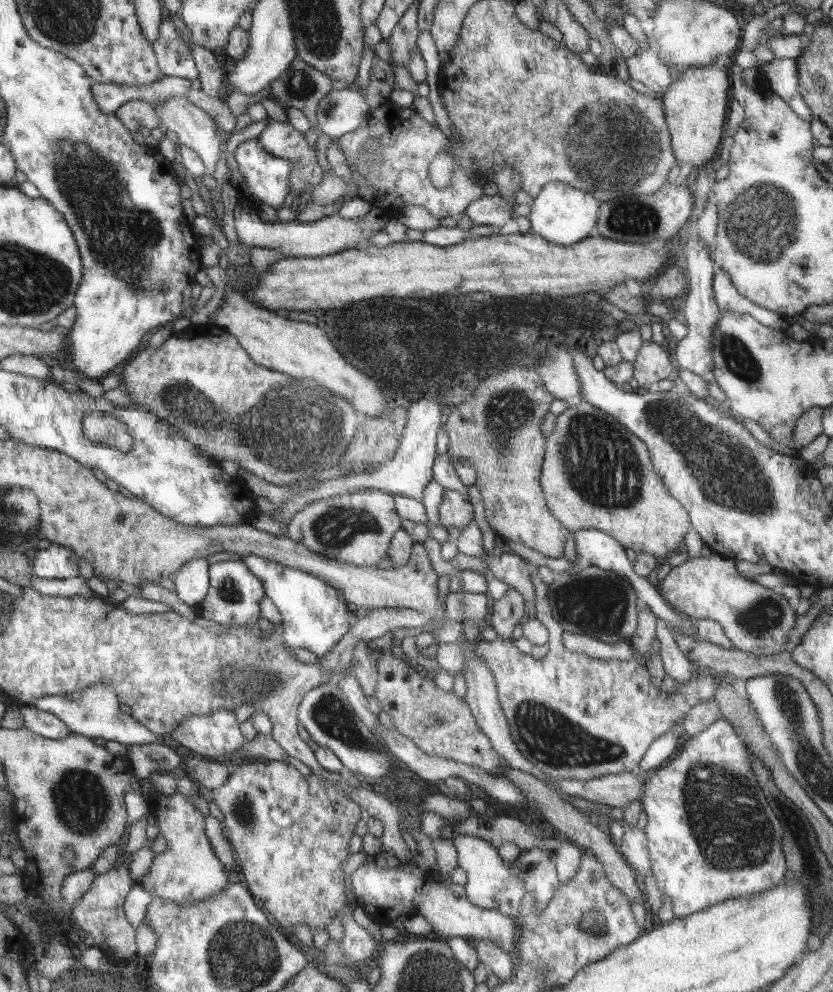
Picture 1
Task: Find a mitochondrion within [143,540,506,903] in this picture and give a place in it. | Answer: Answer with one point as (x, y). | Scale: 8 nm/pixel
(231, 678)

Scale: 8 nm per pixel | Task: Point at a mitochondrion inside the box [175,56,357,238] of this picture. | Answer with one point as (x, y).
(300, 85)

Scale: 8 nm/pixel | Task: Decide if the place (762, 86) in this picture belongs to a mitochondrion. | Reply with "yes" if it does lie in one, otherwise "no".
no

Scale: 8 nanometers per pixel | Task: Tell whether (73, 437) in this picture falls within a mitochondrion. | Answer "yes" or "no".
no

